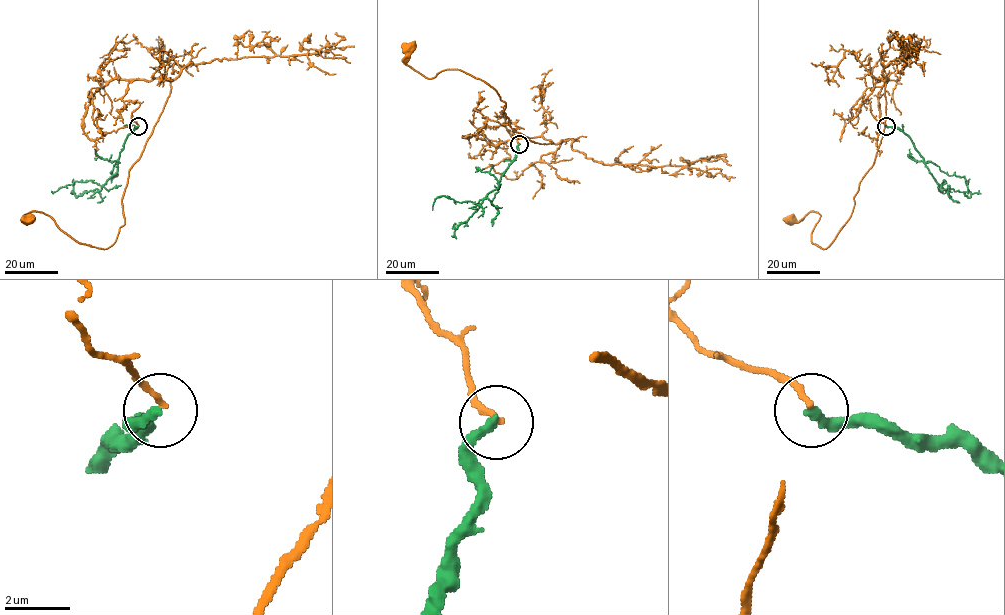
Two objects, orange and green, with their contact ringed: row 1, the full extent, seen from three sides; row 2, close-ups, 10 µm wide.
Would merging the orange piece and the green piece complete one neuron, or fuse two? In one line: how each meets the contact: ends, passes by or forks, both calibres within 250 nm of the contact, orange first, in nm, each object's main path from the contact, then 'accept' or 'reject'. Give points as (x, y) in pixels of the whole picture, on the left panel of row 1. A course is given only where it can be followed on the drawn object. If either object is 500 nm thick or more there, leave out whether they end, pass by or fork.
orange ends; green ends; calibres 200 and 300 nm; course orange (138, 125), (127, 84), (168, 79), (110, 247), (75, 241), (41, 212), (27, 220); course green (138, 126), (126, 139), (117, 172), (103, 185), (91, 180), (74, 181), (51, 192); reject

